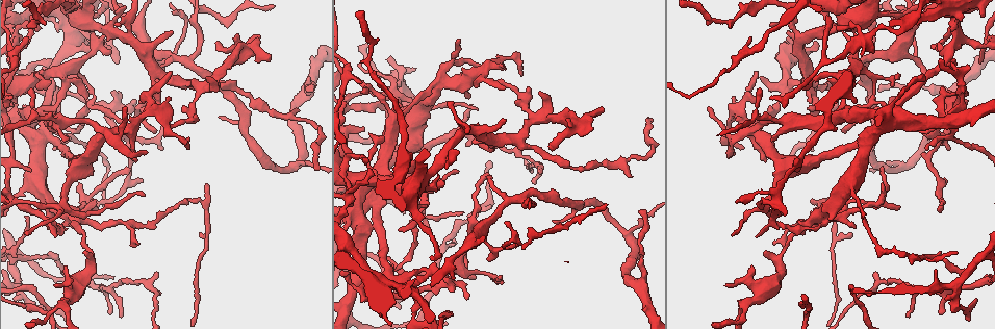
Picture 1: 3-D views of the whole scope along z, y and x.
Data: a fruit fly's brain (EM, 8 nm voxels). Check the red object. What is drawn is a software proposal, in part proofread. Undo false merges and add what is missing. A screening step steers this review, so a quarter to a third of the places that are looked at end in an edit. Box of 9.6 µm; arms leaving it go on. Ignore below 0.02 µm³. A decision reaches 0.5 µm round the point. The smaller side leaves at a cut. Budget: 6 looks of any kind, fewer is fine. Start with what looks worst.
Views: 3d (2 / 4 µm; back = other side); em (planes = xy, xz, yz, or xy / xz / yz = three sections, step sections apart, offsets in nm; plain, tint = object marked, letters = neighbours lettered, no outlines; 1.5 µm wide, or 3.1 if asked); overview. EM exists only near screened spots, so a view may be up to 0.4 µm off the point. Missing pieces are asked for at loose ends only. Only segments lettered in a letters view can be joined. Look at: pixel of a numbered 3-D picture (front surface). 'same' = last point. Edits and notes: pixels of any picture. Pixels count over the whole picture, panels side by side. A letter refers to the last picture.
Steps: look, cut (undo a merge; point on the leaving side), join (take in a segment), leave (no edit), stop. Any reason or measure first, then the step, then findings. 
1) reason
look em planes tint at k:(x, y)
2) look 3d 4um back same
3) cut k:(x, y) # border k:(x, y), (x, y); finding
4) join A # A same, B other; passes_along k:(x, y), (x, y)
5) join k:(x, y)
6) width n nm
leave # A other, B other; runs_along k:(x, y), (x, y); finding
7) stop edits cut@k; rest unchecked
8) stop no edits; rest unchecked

calibre changes
look 3d 2um at 1:(89, 274)

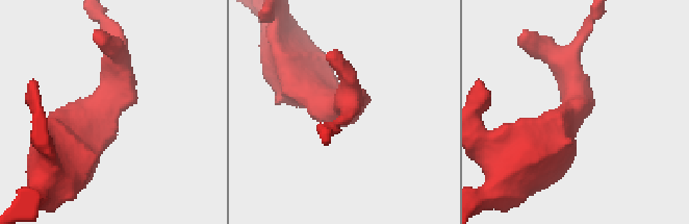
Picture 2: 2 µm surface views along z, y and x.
look em xy step 4 tint at 2:(337, 107)

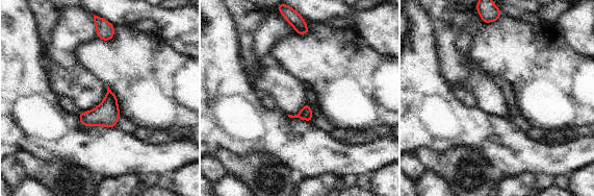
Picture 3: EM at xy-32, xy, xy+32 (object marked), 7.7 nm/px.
look em xz step 8 letters same

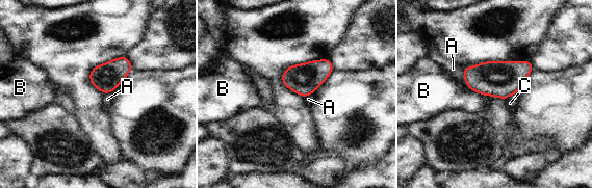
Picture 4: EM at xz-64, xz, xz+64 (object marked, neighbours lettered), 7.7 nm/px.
leave # A other, B other, C other; border 4:(516, 92), (505, 99); continuous, no second neuron

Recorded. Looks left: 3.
an open end
look 3d 4um at 1:(60, 271)

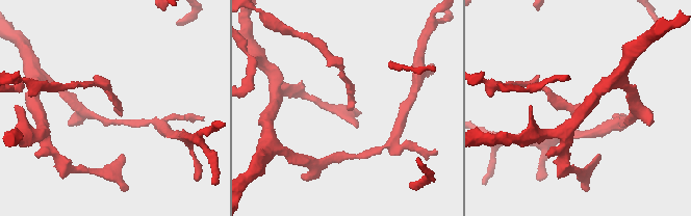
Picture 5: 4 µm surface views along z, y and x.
need the tissue
look em xy step 4 plain at 5:(350, 109)

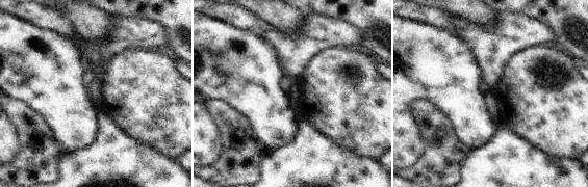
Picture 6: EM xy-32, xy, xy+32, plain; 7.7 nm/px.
look em xy step 4 letters same

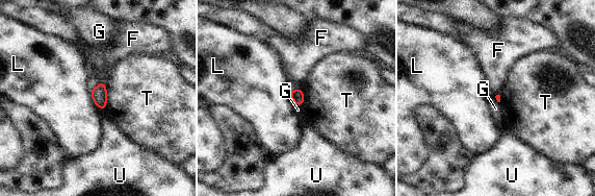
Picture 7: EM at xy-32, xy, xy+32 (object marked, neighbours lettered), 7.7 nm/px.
leave # F other, G other, L other, T other, U other; border 7:(291, 98), (301, 106); none of them fits

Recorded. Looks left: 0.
stop no edits; rest unchecked

